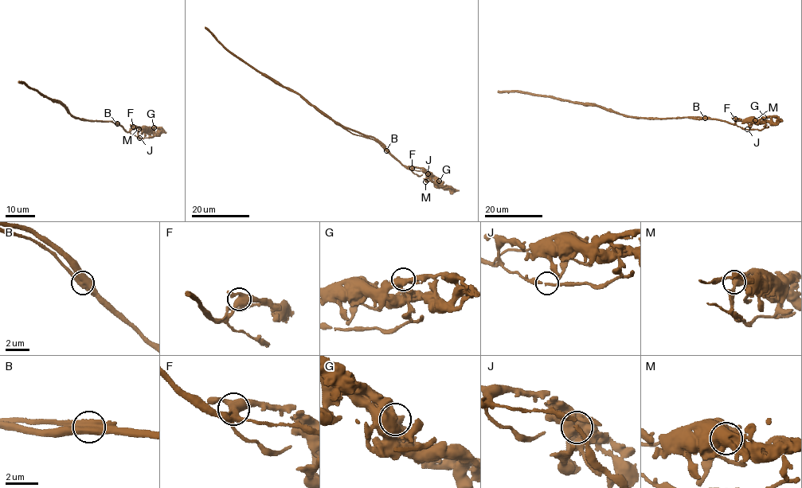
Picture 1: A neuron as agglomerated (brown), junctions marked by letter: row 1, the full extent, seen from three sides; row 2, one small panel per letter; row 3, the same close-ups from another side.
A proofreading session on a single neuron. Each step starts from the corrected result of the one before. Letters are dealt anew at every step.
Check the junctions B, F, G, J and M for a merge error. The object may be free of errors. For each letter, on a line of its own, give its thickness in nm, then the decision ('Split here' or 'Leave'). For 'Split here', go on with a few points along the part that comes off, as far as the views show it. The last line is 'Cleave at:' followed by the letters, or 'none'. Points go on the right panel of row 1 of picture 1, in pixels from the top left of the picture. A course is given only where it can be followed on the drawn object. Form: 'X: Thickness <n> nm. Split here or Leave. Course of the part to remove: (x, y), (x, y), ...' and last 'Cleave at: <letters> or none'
B: Thickness 650 nm. Split here. Course of the part to remove: (705, 118), (630, 117), (596, 104), (569, 101)
F: Thickness 460 nm. Leave
G: Thickness 460 nm. Leave
J: Thickness 200 nm. Leave
M: Thickness 500 nm. Leave
Cleave at: B

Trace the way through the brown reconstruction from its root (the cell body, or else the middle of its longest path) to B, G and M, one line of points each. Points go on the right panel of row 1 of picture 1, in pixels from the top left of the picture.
B: (647, 119), (705, 118)
G: (647, 119), (706, 116), (732, 124), (737, 119), (764, 117)
M: (647, 119), (706, 116), (732, 124), (737, 119), (751, 117), (755, 120)

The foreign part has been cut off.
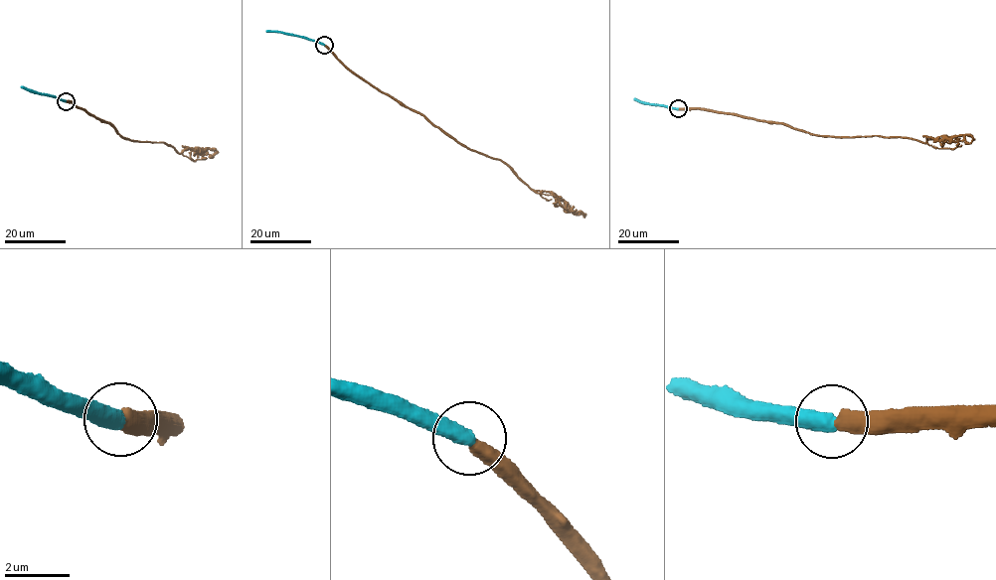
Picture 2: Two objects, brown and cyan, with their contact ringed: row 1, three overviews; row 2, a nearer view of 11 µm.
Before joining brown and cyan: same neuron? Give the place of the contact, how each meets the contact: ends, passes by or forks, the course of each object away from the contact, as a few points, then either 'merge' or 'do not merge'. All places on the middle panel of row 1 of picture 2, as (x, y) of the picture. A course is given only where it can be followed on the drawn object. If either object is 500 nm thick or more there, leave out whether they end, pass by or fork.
place (324, 45); brown ends; cyan ends; course brown (324, 45), (381, 91), (457, 141), (501, 160), (537, 192), (554, 193), (584, 217); course cyan (324, 45), (265, 30); merge

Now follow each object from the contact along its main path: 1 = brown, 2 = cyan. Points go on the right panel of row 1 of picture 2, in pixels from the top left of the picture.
1: (678, 109), (708, 108), (834, 136), (911, 138), (923, 143), (932, 137), (966, 134), (974, 139)
2: (678, 109), (633, 98)

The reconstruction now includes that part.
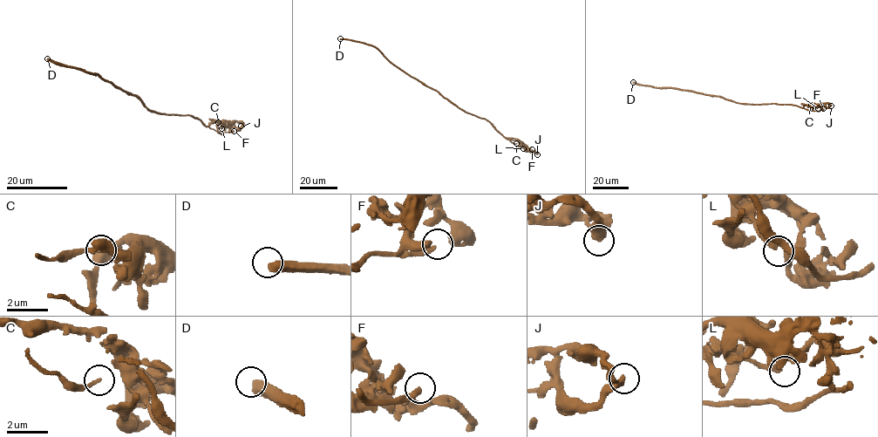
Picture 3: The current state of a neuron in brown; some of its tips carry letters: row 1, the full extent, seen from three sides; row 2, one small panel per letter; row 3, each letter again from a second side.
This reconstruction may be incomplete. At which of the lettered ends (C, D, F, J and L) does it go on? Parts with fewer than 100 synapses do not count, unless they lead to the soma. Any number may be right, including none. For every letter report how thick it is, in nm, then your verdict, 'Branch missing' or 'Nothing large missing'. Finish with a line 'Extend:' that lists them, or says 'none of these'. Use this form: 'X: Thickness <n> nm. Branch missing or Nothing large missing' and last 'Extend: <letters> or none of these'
C: Thickness 120 nm. Nothing large missing
D: Thickness 500 nm. Branch missing
F: Thickness 280 nm. Nothing large missing
J: Thickness 320 nm. Nothing large missing
L: Thickness 280 nm. Nothing large missing
Extend: D

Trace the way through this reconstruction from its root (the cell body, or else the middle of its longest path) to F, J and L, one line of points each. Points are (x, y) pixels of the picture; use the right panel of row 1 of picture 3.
F: (732, 101), (792, 104), (810, 111), (823, 108)
J: (732, 101), (792, 104), (801, 107), (811, 104), (828, 103), (831, 105)
L: (732, 101), (792, 104), (801, 107), (806, 105), (818, 108)

